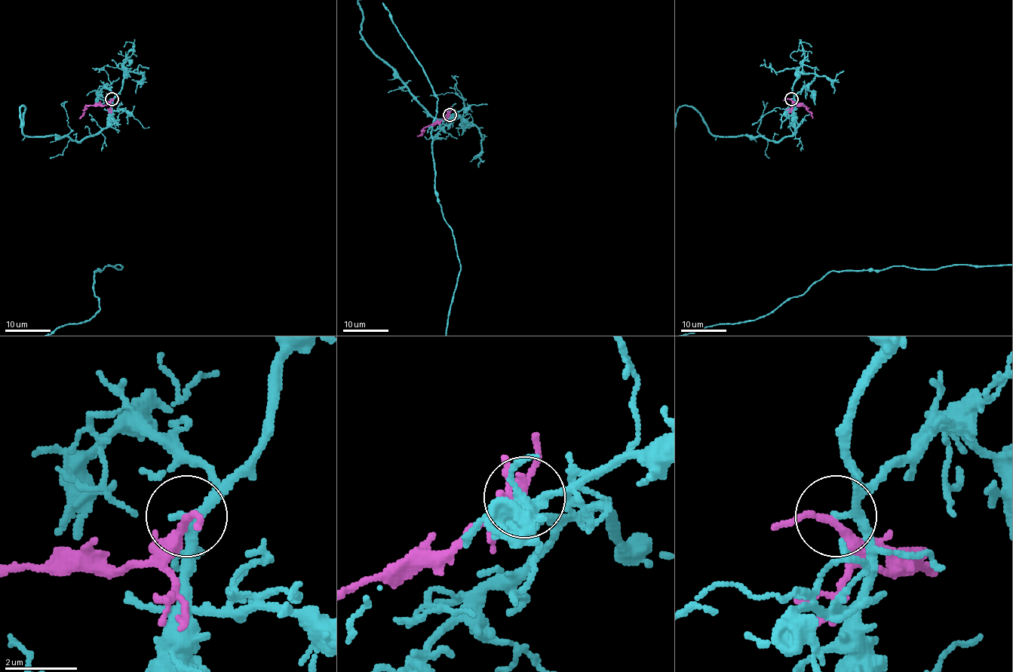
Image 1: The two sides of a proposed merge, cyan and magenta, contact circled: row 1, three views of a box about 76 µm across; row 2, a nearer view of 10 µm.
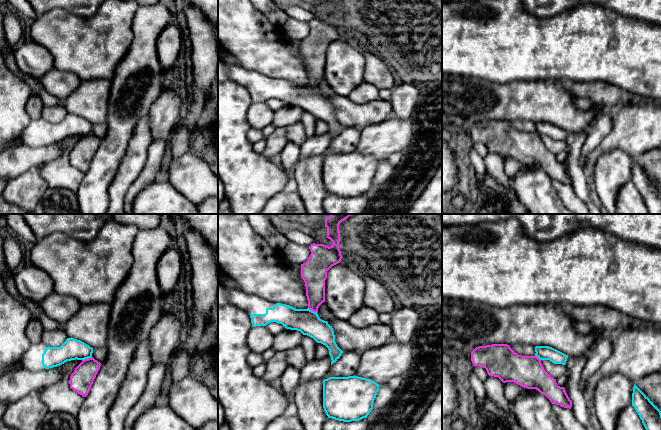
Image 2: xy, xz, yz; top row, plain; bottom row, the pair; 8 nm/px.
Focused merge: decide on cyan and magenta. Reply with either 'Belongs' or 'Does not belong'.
Does not belong

